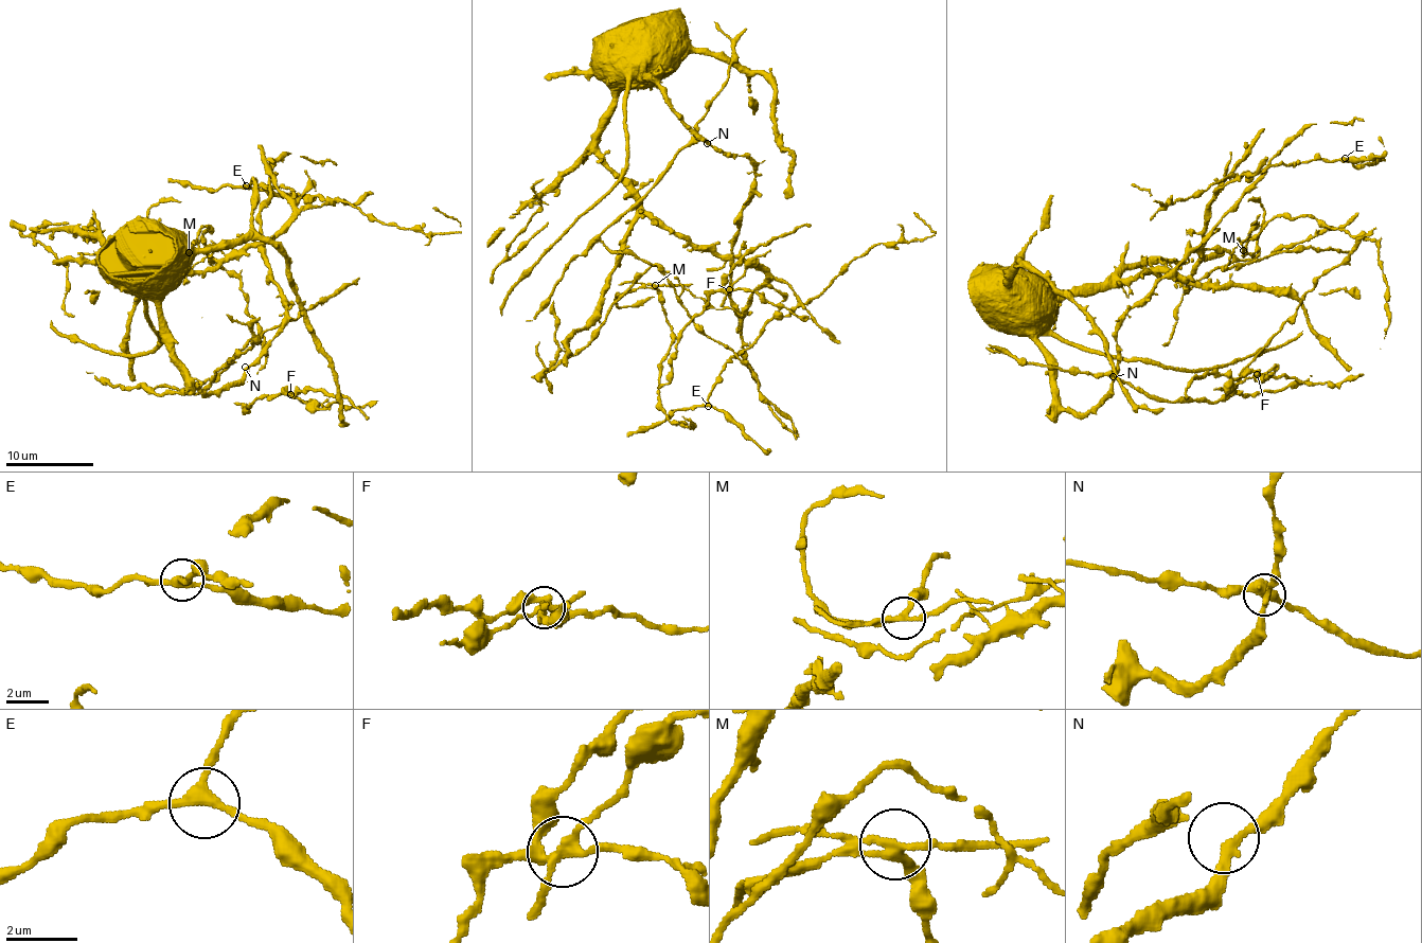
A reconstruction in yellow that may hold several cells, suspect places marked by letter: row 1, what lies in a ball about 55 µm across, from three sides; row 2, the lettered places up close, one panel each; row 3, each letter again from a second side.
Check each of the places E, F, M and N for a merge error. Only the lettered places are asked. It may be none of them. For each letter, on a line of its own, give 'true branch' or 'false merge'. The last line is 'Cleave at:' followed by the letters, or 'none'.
E: true branch
F: false merge
M: false merge
N: true branch
Cleave at: F, M

